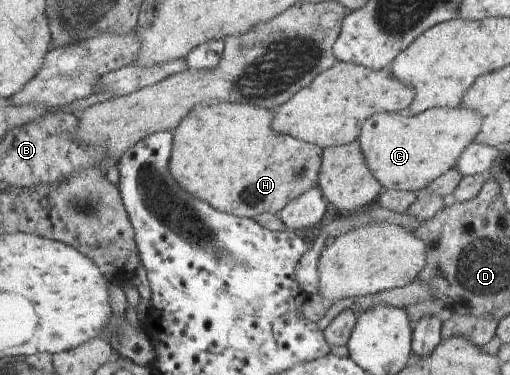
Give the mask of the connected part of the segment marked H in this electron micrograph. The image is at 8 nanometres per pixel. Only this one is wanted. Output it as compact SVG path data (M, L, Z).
M217 101L197 104L180 123L174 138L171 171L181 188L209 202L216 210L254 219L260 213L278 214L289 202L319 186L324 148L316 143L301 141L280 134L272 128L272 110L252 104Z

